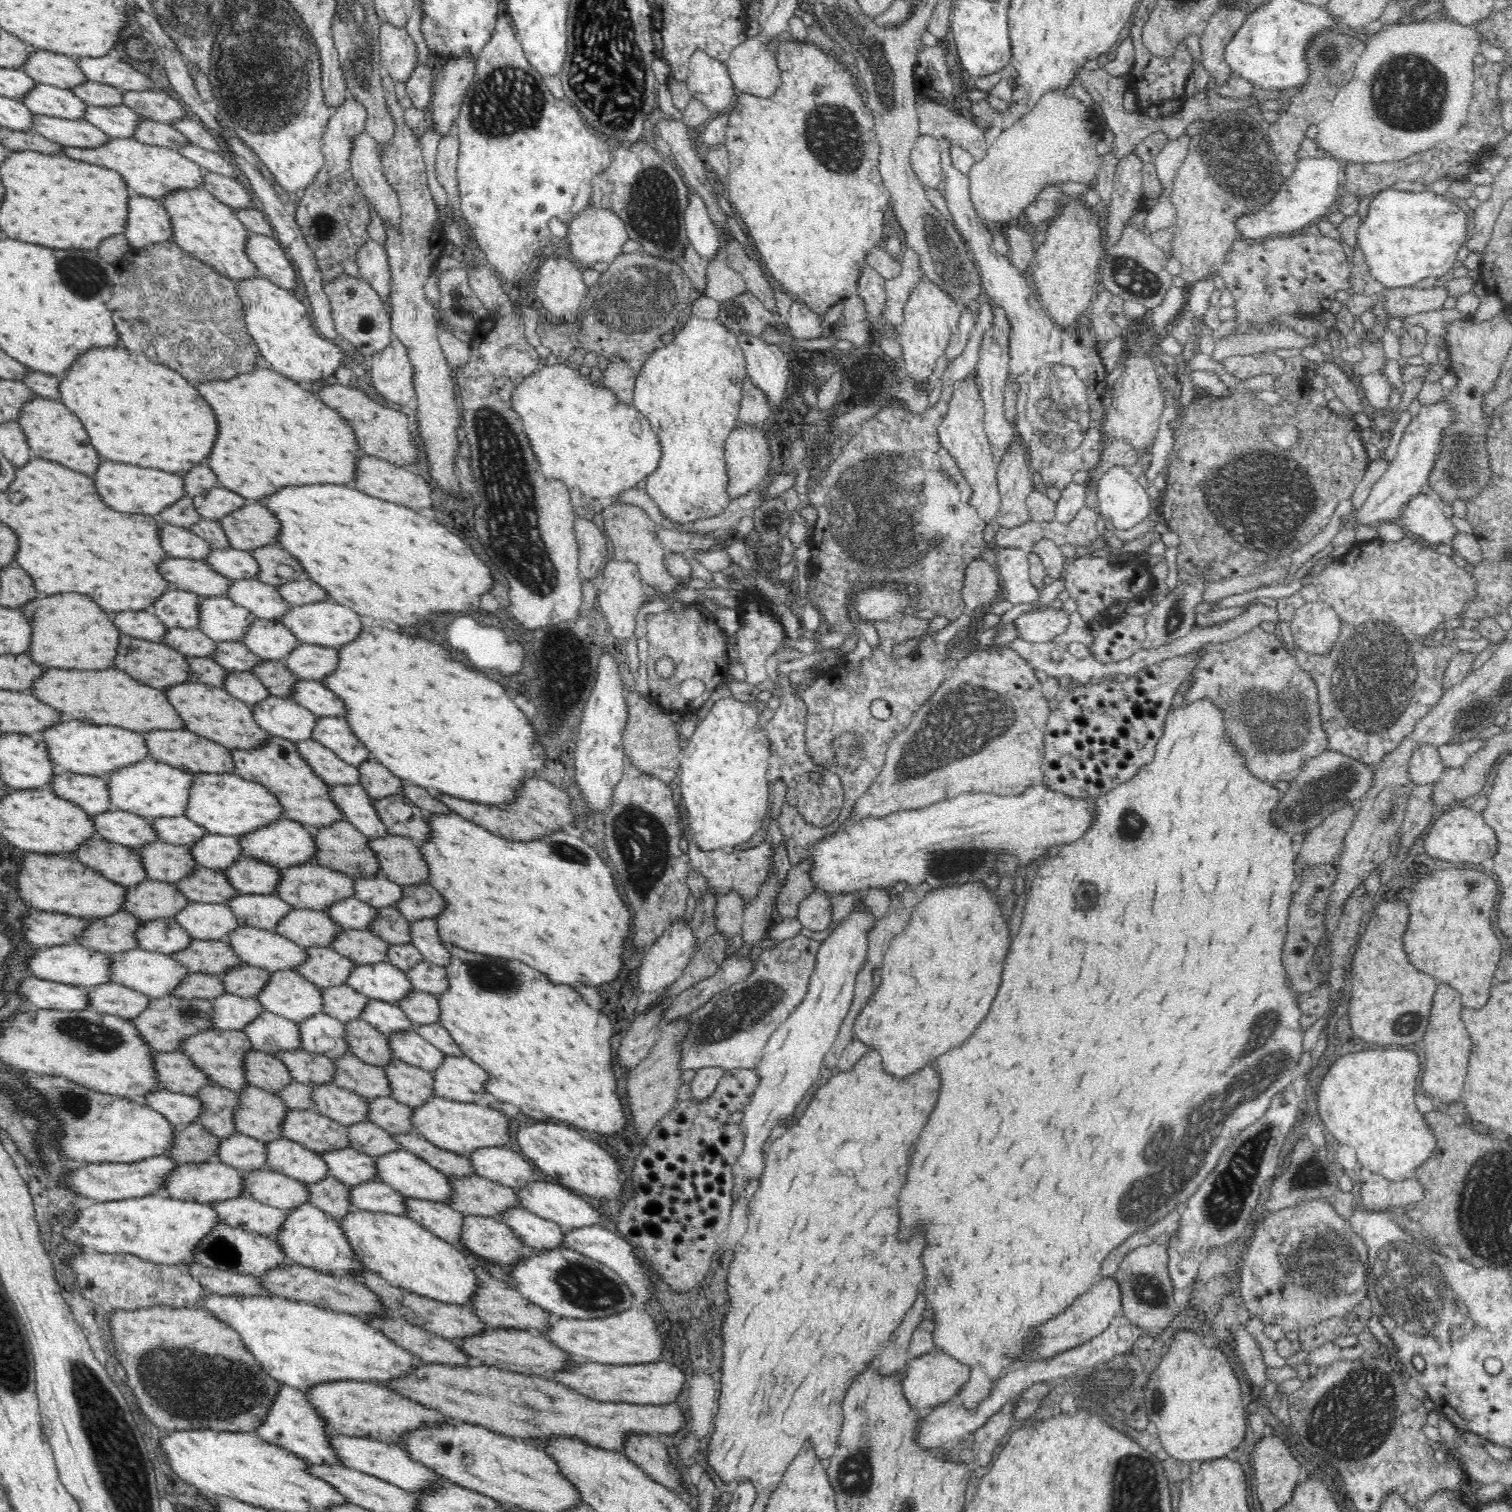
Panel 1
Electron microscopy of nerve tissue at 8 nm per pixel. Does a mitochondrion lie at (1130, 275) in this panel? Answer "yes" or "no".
yes

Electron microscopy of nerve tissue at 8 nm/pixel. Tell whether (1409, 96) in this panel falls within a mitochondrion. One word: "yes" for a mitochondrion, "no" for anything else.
yes

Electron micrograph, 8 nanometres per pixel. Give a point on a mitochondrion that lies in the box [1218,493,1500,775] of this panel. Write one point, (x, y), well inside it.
(1374, 678)

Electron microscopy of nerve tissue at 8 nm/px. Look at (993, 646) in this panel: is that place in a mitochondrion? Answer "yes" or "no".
no

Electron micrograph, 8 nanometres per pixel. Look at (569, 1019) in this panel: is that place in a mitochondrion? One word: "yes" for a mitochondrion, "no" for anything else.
no

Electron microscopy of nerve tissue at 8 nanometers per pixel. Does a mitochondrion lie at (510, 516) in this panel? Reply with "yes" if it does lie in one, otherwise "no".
yes

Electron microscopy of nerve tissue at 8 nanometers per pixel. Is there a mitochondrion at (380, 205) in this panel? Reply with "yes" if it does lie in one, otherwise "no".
no

